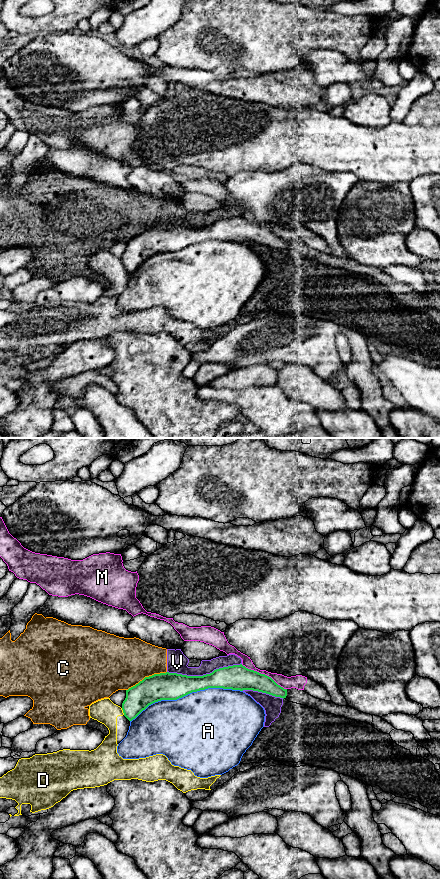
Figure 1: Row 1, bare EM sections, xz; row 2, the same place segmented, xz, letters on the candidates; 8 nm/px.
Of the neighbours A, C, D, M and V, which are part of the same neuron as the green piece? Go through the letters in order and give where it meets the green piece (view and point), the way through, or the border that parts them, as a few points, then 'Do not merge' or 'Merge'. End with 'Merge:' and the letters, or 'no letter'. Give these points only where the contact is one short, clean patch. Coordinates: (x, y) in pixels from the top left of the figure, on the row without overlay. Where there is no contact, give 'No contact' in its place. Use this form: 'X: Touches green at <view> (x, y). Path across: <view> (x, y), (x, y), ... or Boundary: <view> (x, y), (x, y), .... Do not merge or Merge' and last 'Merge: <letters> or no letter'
A: Touches green at xz (186, 246). Do not merge
C: Touches green at xz (146, 229). Boundary: xz (166, 223), (145, 228), (126, 242). Do not merge
D: Touches green at xz (123, 263). Do not merge
M: Touches green at xz (264, 226). Boundary: xz (241, 216), (270, 228), (286, 241). Do not merge
V: Touches green at xz (204, 227). Do not merge
Merge: no letter

